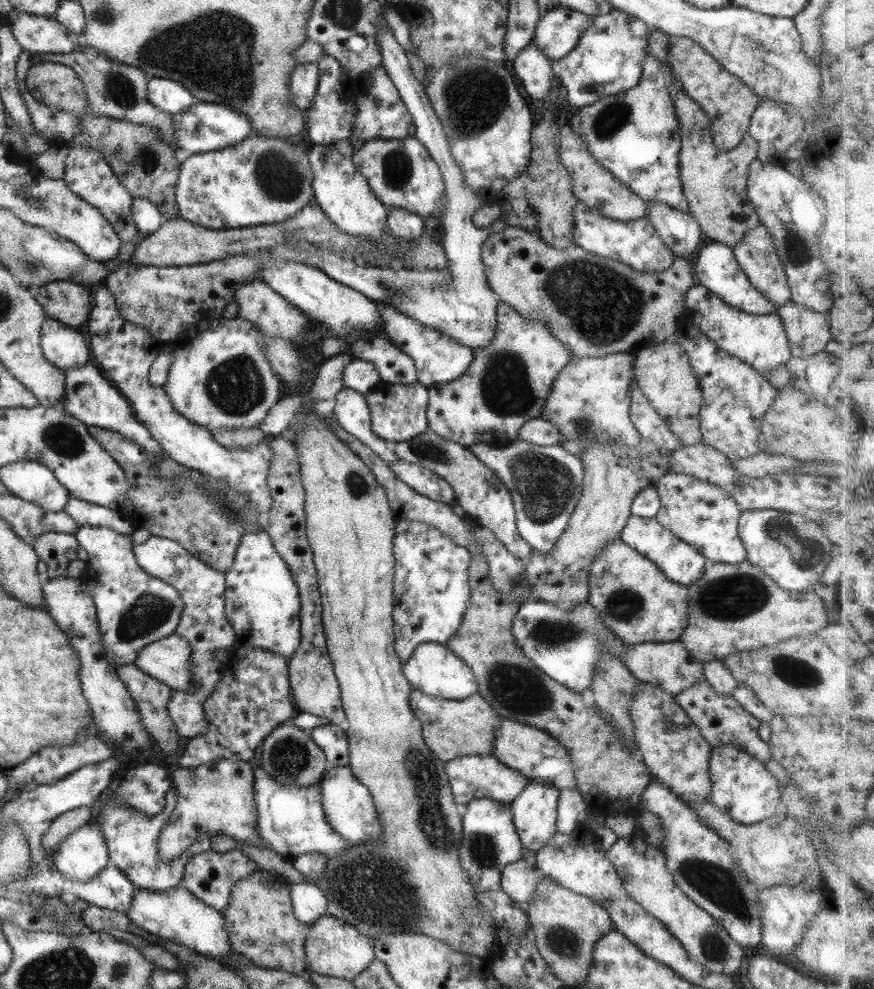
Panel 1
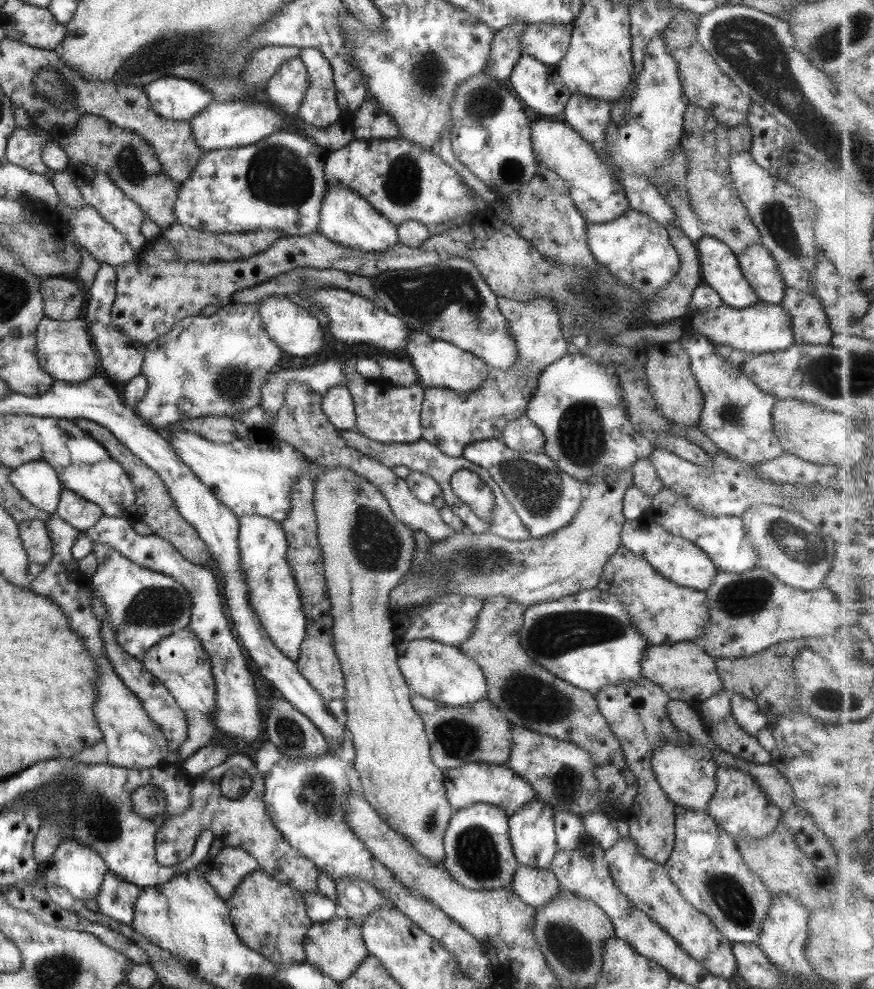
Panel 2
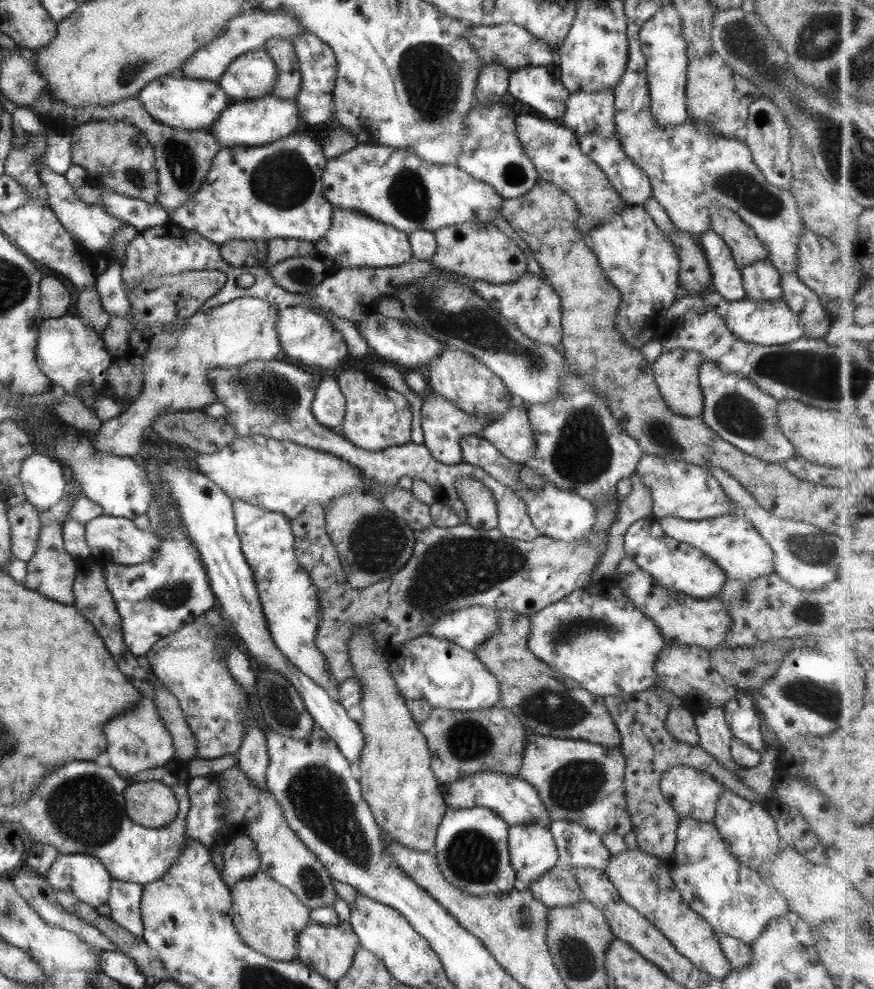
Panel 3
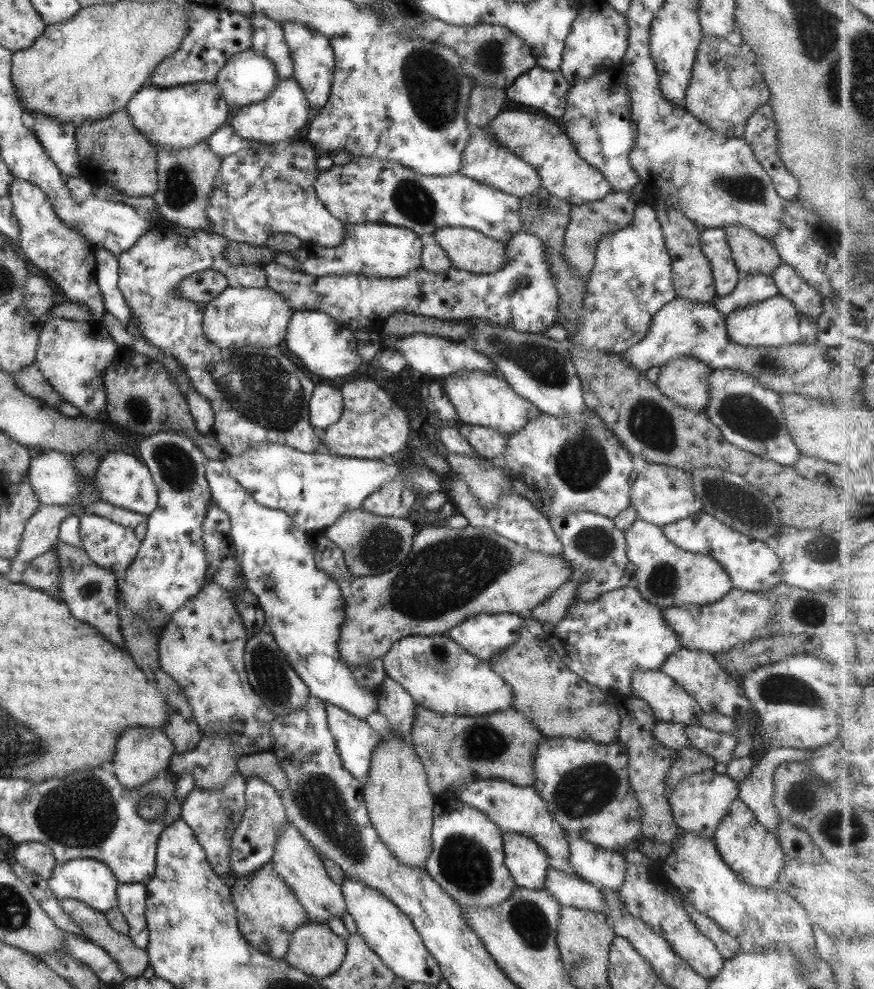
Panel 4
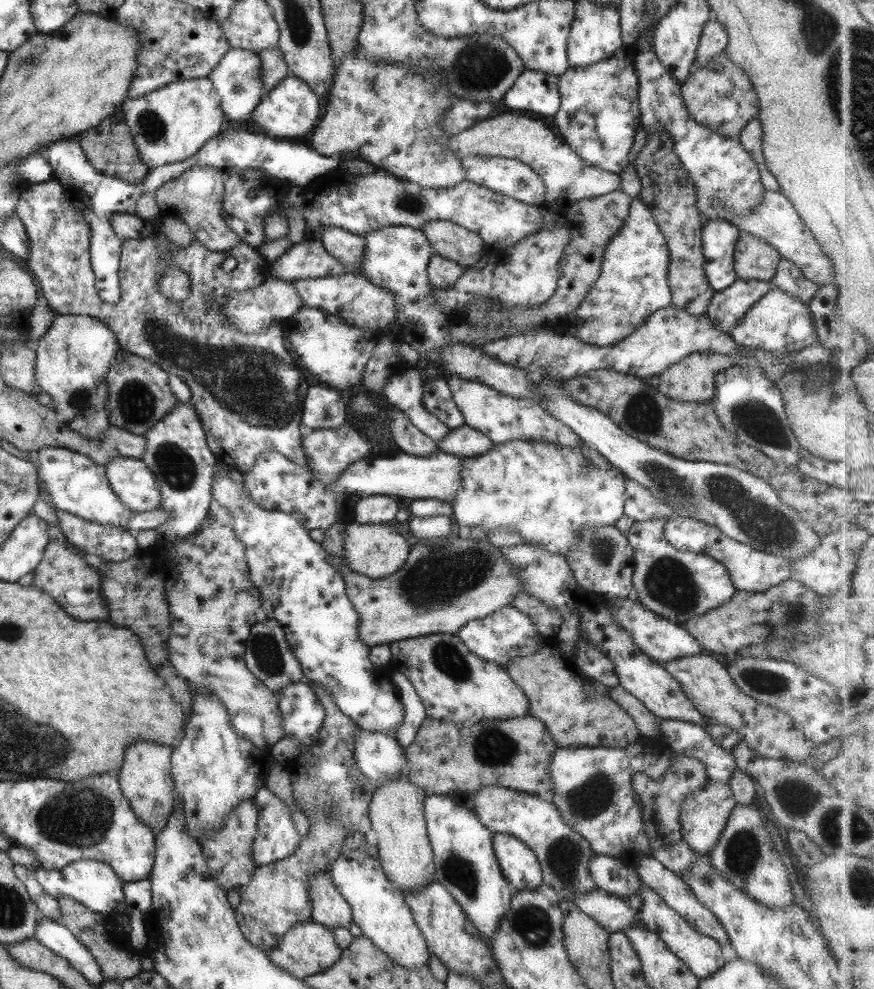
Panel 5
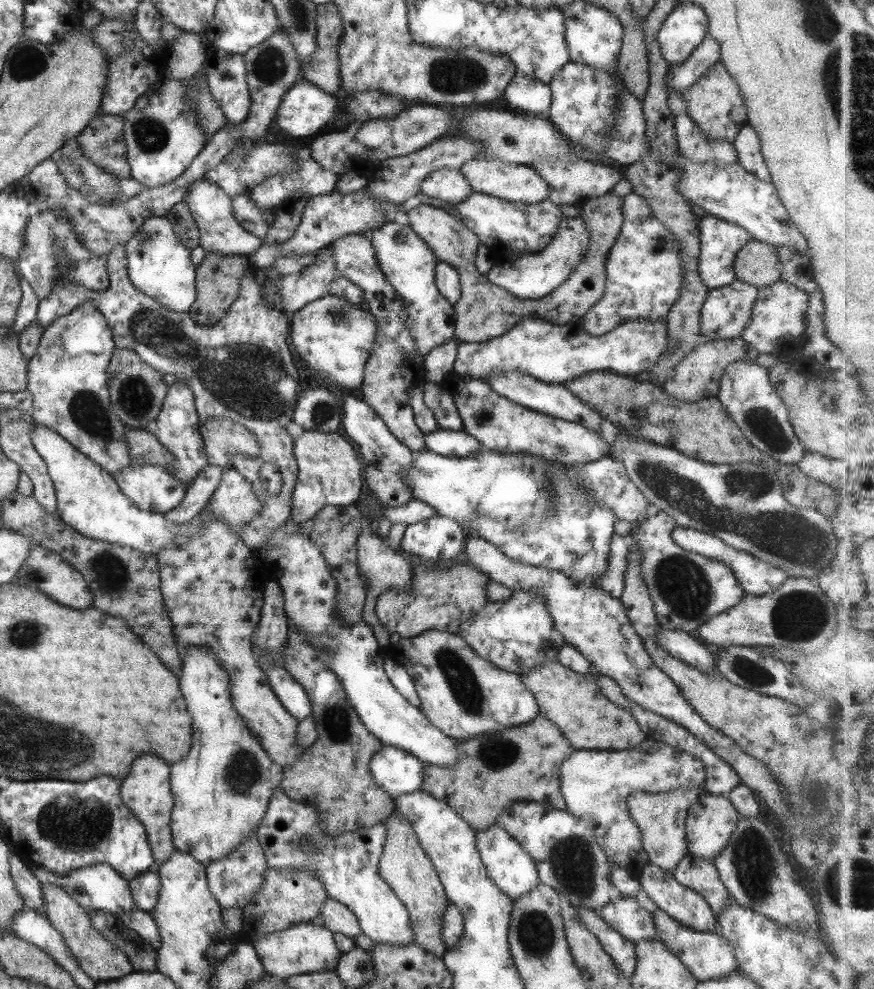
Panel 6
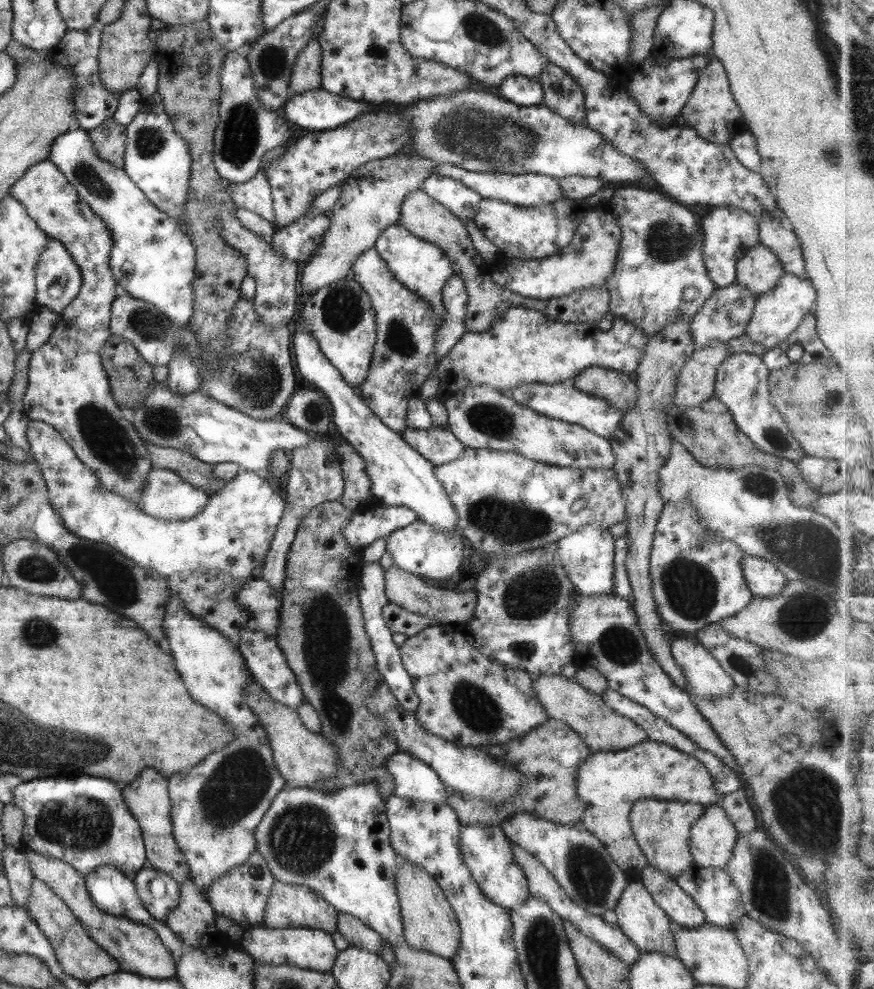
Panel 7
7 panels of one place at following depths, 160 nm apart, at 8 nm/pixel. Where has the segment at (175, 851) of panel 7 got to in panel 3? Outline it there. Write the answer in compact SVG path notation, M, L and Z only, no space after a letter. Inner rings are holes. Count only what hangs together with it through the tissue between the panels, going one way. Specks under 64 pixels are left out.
M141 696L133 707L127 707L125 714L115 716L111 722L107 722L103 732L107 736L104 752L108 754L109 767L119 778L130 780L148 768L162 767L174 756L170 734L159 721L159 715L149 696Z

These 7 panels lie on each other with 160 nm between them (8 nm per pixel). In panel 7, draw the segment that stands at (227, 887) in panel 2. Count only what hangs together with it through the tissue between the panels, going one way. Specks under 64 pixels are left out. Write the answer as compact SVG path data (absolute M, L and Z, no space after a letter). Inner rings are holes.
M376 782L346 786L329 794L308 788L283 788L275 795L275 798L272 798L269 808L263 813L258 825L254 828L255 851L263 857L274 880L283 884L306 886L312 892L319 895L327 904L330 904L338 913L348 914L360 920L365 926L368 926L371 930L379 934L383 942L395 945L402 942L402 918L395 884L395 873L399 859L393 853L389 839L389 827L385 816L384 799L377 790Z

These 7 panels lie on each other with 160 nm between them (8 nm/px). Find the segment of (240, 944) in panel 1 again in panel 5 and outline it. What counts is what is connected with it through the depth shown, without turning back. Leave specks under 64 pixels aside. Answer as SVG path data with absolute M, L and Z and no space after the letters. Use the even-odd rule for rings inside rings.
M315 683L309 687L316 696L317 702L323 707L325 718L321 722L315 740L308 746L307 750L298 755L295 763L286 766L291 780L291 798L310 824L307 834L300 840L295 853L282 861L256 867L250 882L237 888L240 903L234 909L234 917L239 930L251 946L264 953L274 947L275 943L293 925L310 920L312 906L308 897L308 874L314 874L314 872L327 874L326 866L339 857L344 838L347 838L348 832L356 830L365 833L370 829L368 806L376 786L360 773L352 753L356 734L360 728L355 722L351 722L345 714L341 714L327 689L322 689Z

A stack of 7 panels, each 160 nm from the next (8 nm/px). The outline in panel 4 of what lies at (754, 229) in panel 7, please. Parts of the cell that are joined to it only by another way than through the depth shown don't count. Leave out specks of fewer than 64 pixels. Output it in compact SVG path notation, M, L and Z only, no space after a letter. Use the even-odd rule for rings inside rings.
M702 229L699 243L712 272L715 294L722 297L731 293L737 284L739 274L730 255L723 229Z

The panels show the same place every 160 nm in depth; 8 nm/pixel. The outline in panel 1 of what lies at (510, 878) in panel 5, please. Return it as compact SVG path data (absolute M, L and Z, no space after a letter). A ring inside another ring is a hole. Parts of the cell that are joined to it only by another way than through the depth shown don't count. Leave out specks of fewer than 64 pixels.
M529 781L527 786L510 802L512 823L522 850L535 855L556 835L556 804L558 790Z

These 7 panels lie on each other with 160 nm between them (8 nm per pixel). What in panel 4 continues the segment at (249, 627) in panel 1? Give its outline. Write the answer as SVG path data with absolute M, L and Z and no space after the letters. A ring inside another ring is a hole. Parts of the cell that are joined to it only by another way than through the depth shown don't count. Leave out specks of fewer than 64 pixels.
M208 459L204 467L210 500L228 516L232 554L238 562L237 568L243 575L245 587L258 601L263 612L265 629L273 636L279 652L287 659L289 666L307 686L309 695L338 707L357 719L365 720L370 714L377 713L377 688L370 689L358 685L353 678L353 668L337 652L340 626L344 624L344 600L333 579L315 566L314 550L308 545L304 530L295 526L292 518L282 510L273 510L256 503L253 497L231 478L227 461Z

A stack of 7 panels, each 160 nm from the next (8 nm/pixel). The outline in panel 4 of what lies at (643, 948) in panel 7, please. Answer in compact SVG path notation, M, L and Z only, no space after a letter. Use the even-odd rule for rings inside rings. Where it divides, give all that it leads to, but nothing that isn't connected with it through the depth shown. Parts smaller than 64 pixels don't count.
M549 866L546 870L544 888L552 894L560 906L599 913L606 912L608 908L600 887L585 882L571 872L555 870Z

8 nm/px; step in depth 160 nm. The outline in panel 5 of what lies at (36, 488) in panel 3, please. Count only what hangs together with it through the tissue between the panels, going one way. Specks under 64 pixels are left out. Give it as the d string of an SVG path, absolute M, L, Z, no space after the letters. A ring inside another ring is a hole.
M62 446L41 447L34 453L38 460L37 478L57 509L89 522L127 530L127 523L134 512L115 496L105 476L104 465L95 464L85 455Z

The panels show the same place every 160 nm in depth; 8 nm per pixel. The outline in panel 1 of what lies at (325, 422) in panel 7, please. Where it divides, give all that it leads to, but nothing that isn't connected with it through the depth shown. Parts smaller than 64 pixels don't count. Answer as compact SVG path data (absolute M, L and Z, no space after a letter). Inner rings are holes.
M341 387L335 395L335 404L331 414L345 432L370 448L386 464L397 459L392 444L376 438L371 432L368 406L362 394L351 388Z

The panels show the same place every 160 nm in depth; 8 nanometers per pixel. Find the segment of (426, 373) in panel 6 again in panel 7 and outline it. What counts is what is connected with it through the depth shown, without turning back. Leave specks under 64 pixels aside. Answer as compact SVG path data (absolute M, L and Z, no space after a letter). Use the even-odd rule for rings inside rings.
M454 274L441 289L444 318L435 335L434 351L438 362L466 331L464 314L466 311L466 288L463 281Z

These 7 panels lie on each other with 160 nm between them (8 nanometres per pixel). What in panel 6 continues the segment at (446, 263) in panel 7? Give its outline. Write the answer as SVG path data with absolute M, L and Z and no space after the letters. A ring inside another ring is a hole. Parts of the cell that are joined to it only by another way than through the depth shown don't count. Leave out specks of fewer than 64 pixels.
M386 222L367 236L374 248L380 271L387 277L386 281L392 286L395 296L401 297L406 314L405 326L413 337L416 353L423 357L433 346L446 343L454 334L454 308L443 298L435 284L438 260L407 225Z

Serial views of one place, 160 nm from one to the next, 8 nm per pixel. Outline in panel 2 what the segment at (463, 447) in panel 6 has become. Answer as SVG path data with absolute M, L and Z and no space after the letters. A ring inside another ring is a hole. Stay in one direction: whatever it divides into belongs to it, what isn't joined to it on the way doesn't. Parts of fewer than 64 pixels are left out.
M520 414L500 430L500 439L507 448L517 452L538 452L544 445L541 429L524 414Z

